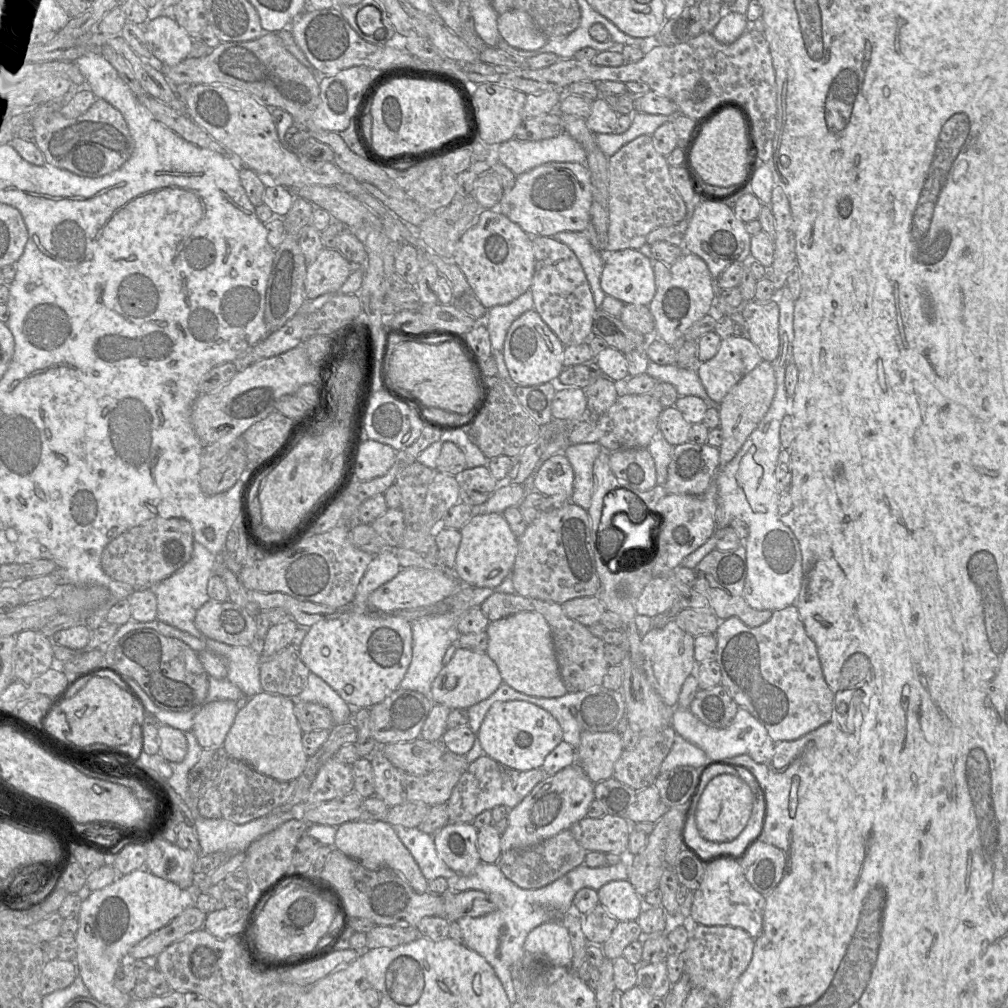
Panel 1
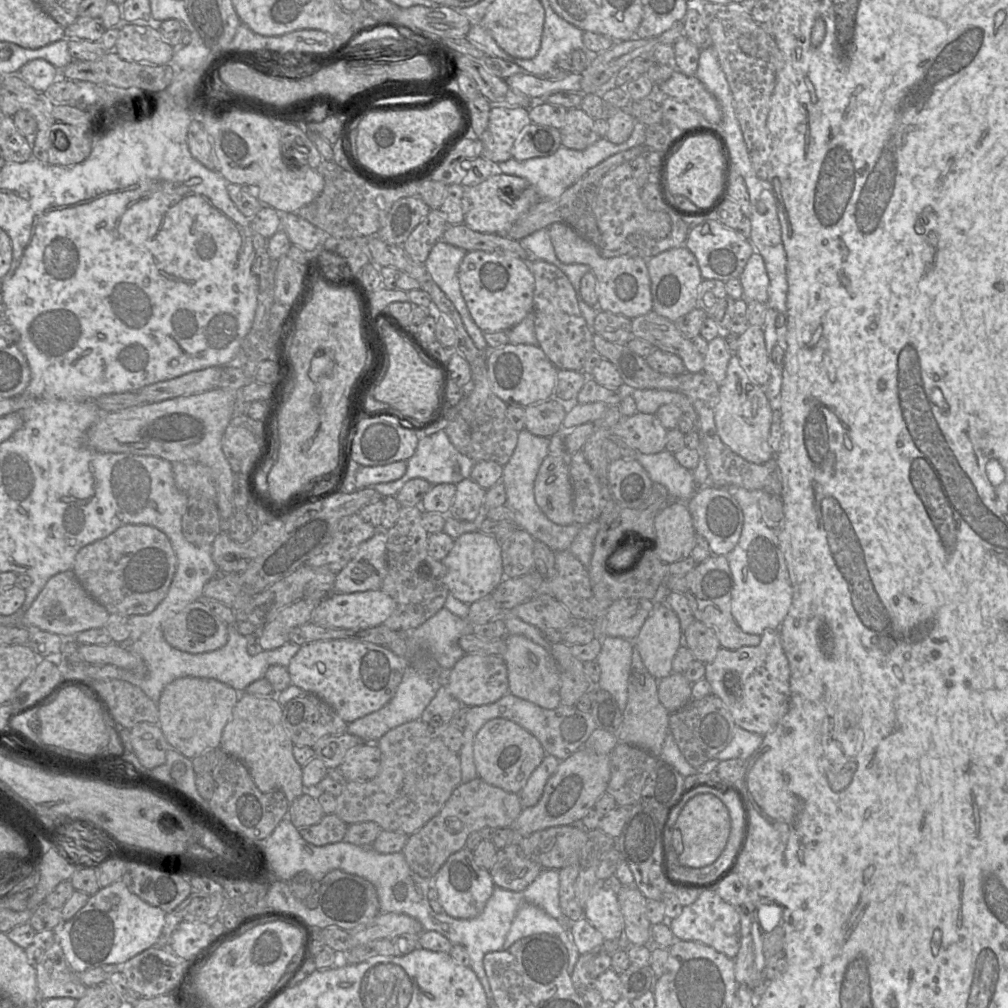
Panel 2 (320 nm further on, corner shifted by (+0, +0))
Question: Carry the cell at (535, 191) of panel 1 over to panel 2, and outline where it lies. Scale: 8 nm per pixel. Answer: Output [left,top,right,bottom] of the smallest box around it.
[464,171,540,235]

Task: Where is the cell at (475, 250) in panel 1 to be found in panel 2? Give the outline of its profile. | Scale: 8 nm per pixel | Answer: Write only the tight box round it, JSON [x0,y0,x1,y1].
[459,252,534,332]

